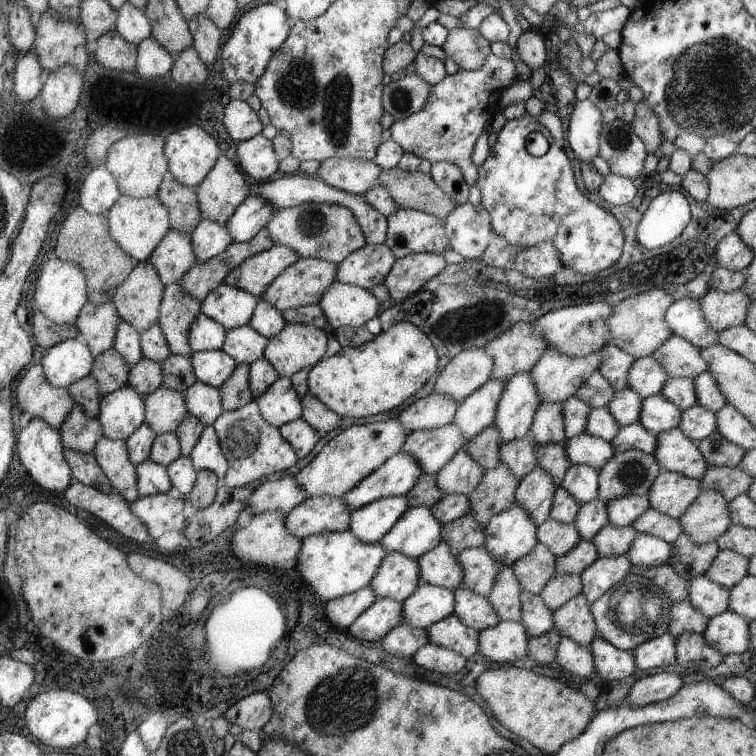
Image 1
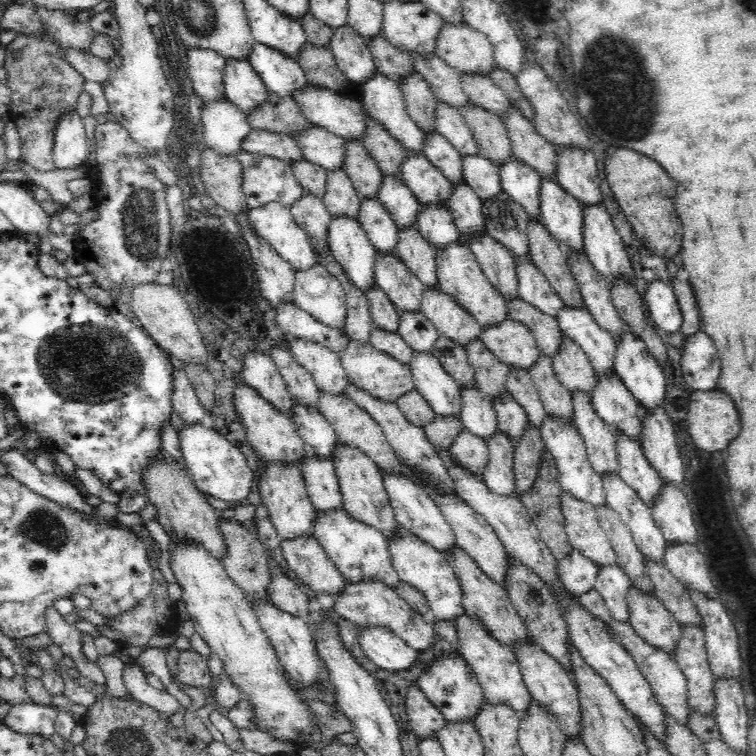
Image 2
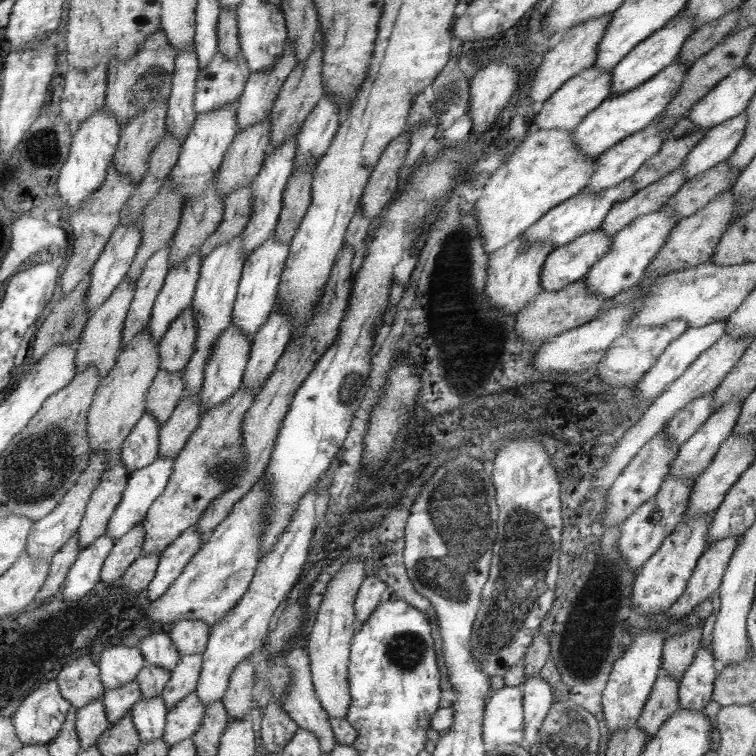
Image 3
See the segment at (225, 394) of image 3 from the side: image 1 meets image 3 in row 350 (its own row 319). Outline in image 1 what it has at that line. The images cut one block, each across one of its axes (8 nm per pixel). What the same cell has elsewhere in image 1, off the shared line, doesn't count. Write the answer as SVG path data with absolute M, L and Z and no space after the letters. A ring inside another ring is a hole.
M222 284L203 300L202 312L229 331L248 325L259 299L248 291Z

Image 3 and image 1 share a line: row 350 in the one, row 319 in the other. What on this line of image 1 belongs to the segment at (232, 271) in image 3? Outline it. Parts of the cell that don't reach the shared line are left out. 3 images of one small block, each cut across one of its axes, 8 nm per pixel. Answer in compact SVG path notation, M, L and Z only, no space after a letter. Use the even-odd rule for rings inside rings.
M203 312L192 322L188 333L191 349L196 351L217 351L223 348L227 329Z

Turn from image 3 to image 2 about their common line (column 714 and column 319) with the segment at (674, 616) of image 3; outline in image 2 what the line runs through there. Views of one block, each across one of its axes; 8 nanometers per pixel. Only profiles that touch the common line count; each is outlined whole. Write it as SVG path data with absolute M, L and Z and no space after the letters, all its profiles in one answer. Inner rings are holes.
M312 536L281 540L281 546L289 568L310 592L328 592L336 597L342 592L345 578L327 557L318 540Z

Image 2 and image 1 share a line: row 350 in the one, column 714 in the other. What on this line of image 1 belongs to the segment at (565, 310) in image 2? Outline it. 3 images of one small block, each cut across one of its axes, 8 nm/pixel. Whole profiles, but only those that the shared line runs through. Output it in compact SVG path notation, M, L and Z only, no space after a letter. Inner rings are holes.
M706 575L694 577L689 582L687 601L706 618L728 611L729 596L730 589L708 580Z

